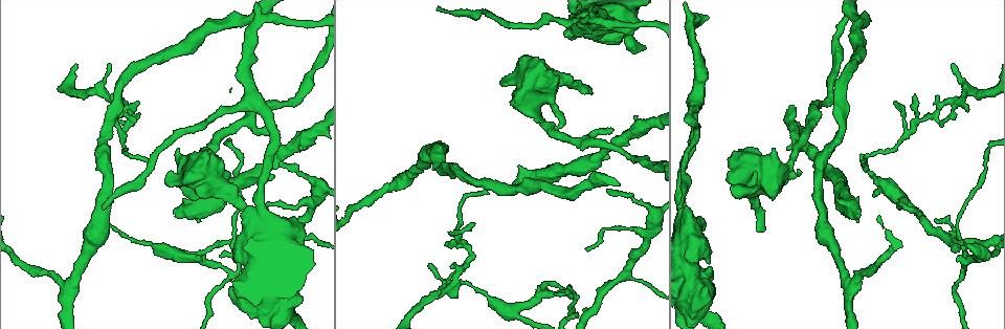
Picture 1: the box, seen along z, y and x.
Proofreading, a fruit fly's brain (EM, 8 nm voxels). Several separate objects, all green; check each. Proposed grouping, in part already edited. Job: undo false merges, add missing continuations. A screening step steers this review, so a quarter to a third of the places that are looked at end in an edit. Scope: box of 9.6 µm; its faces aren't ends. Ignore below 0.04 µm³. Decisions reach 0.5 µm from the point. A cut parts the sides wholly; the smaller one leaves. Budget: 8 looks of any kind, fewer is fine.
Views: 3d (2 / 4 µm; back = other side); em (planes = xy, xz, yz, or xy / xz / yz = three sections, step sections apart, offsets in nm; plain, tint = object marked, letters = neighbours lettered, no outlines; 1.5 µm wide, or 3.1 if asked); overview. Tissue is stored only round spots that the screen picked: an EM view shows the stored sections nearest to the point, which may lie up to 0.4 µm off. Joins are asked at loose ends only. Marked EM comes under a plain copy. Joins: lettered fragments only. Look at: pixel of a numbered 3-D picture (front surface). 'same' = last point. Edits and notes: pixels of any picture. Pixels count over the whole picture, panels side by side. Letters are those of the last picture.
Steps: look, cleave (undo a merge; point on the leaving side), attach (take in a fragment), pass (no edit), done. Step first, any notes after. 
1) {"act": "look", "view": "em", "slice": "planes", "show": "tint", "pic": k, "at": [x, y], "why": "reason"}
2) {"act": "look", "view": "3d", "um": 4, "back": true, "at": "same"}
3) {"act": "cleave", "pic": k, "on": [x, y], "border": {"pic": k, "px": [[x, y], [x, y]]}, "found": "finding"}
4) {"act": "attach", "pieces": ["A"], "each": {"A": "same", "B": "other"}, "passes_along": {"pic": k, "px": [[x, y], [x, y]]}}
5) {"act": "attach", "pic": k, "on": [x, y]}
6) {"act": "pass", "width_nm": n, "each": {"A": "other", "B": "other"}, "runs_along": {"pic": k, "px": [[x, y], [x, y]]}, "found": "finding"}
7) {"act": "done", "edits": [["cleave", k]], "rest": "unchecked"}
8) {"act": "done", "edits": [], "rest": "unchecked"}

{"act": "look", "view": "em", "slice": "yz", "step": 4, "show": "letters", "pic": 1, "at": [193, 199]}

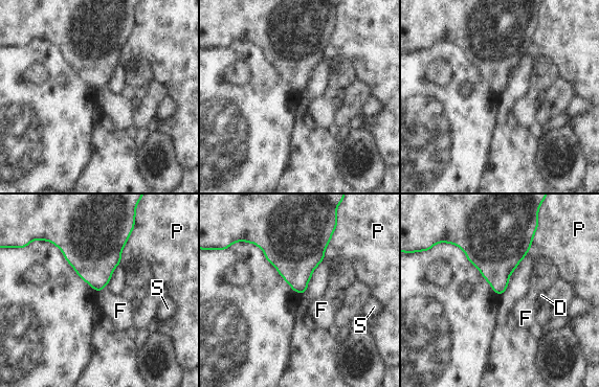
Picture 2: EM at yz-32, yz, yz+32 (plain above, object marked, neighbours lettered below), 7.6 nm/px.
{"act": "look", "view": "em", "slice": "planes", "show": "letters", "at": "same", "why": "another direction"}

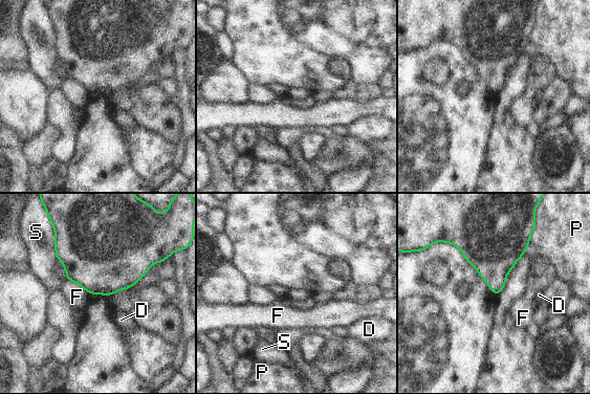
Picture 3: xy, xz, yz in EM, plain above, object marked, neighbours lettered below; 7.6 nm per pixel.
{"act": "pass", "each": {"D": "other", "F": "other", "P": "other", "S": "other"}, "found": "no lettered fragment goes on from it"}

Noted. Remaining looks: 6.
{"act": "look", "view": "em", "slice": "planes", "show": "letters", "pic": 1, "at": [174, 212], "why": "thick end"}

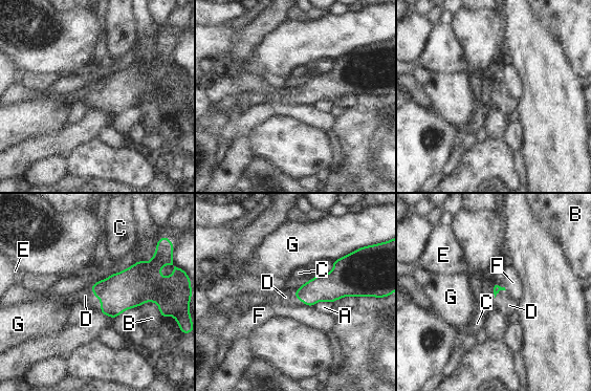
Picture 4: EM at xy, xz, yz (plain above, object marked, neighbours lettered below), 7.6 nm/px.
{"act": "attach", "pieces": ["D"], "each": {"A": "other", "B": "other", "C": "other", "D": "same", "E": "other", "F": "other", "G": "other"}, "found": "the cell continues"}

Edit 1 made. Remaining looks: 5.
{"act": "look", "view": "em", "slice": "planes", "show": "letters", "pic": 1, "at": [444, 245], "why": "thin end"}

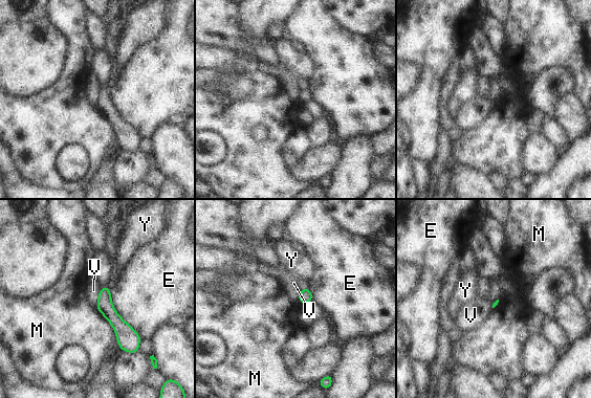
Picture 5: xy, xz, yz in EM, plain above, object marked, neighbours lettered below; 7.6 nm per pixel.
{"act": "pass", "each": {"E": "other", "M": "other", "V": "other", "Y": "other"}, "found": "no lettered fragment goes on from it"}

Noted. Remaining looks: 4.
{"act": "done", "edits": [["attach", 4]], "rest": "unchecked"}

